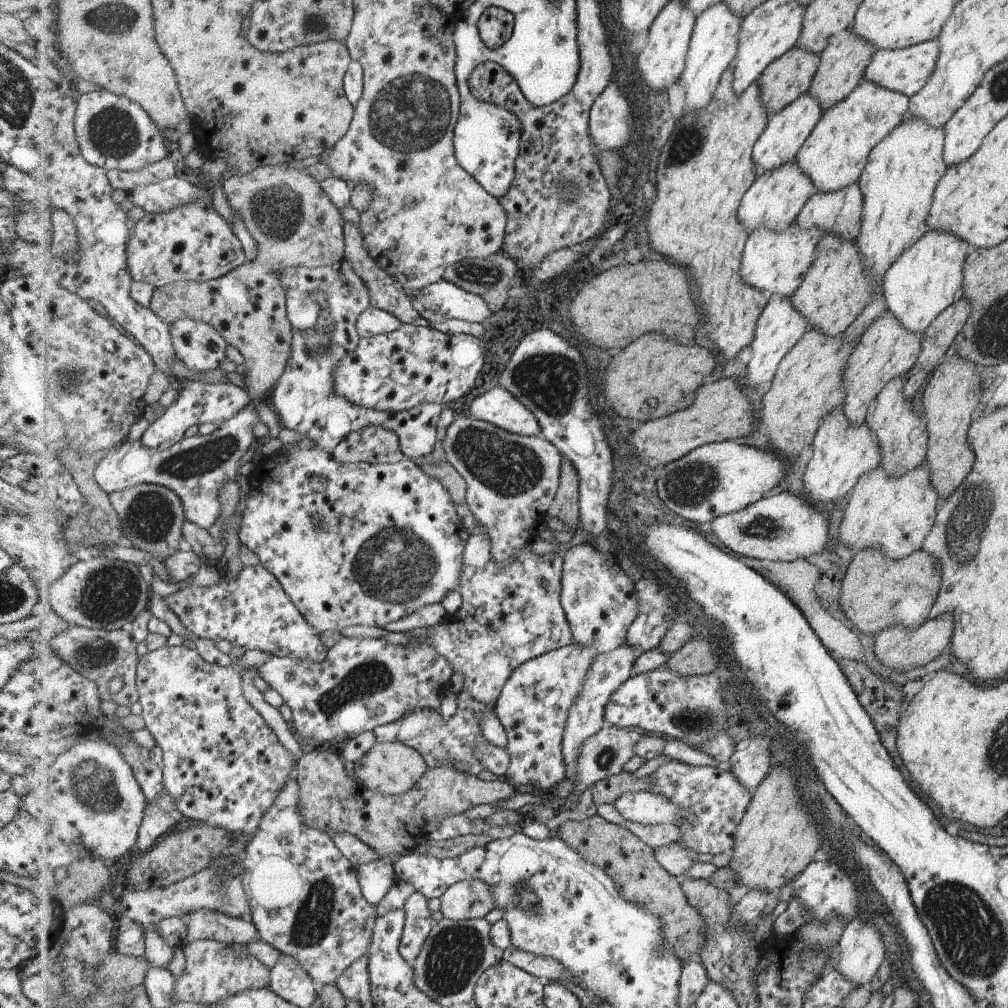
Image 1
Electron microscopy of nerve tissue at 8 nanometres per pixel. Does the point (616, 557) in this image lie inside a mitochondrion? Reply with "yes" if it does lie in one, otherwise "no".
no

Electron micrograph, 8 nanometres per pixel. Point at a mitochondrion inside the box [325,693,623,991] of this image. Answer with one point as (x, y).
(524, 898)

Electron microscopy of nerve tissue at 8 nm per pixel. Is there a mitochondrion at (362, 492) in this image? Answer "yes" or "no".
no

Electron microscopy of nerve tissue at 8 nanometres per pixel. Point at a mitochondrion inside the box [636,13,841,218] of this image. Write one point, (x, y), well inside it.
(688, 141)

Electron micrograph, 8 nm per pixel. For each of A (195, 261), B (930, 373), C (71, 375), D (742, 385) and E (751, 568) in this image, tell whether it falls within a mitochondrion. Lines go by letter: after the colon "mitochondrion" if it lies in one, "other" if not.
A: mitochondrion
B: other
C: mitochondrion
D: other
E: other

